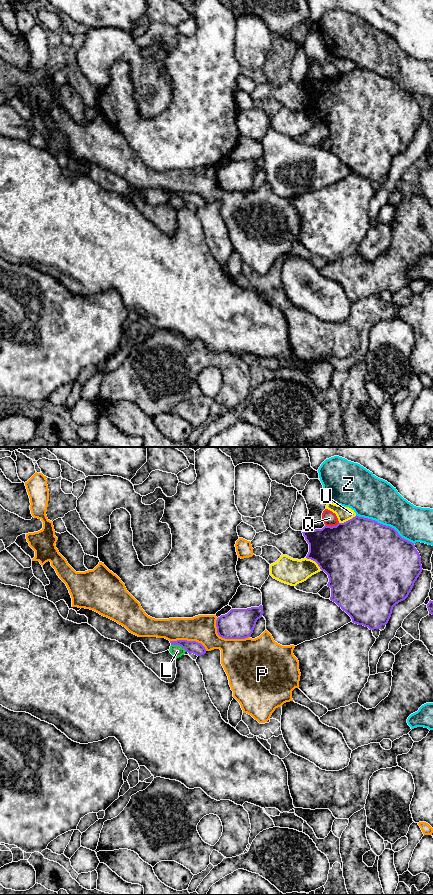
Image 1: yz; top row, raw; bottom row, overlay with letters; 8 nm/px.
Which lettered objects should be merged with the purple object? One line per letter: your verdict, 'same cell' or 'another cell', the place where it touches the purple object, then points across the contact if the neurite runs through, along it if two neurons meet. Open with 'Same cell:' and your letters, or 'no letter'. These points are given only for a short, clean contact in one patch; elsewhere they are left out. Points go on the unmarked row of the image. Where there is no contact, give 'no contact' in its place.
Same cell: no letter
L: another cell; meets purple in yz at (179, 197); border along yz (171, 196), (177, 196), (186, 203)
P: another cell; meets purple in yz at (226, 190)
Q: another cell; meets purple in yz at (330, 78)
U: another cell; meets purple in yz at (348, 72)
Z: another cell; meets purple in yz at (385, 77)

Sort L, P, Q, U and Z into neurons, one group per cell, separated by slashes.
L / P / Q / U / Z

